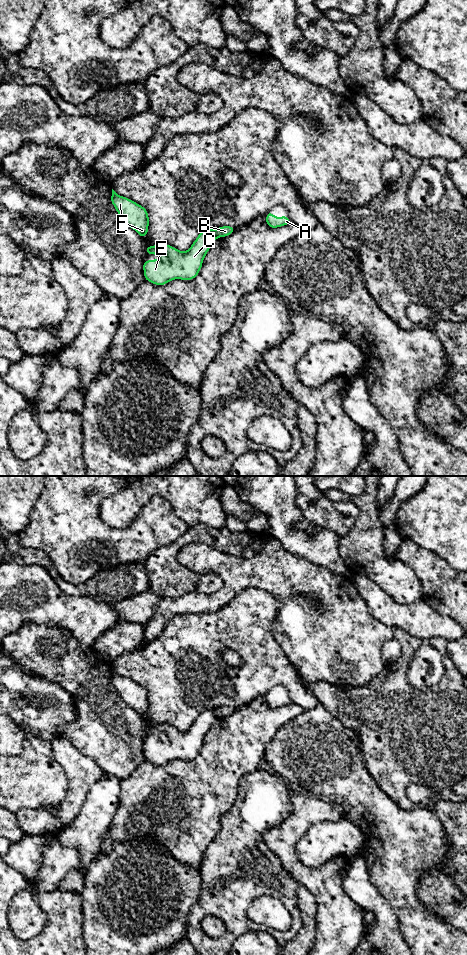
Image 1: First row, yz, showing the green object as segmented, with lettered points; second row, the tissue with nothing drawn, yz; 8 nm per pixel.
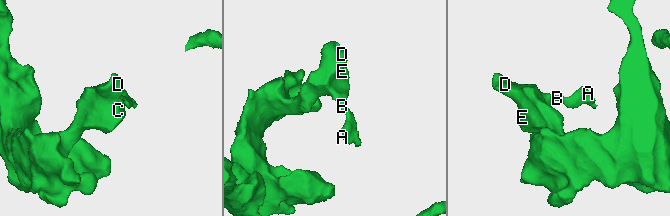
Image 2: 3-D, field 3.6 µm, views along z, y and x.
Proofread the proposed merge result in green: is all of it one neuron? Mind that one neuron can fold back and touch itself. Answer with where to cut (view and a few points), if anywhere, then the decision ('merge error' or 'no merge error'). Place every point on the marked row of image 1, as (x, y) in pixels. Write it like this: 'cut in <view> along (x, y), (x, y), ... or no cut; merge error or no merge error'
cut in yz along (213, 230), (215, 237); merge error

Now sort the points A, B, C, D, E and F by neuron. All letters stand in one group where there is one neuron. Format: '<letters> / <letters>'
A B / C D E F

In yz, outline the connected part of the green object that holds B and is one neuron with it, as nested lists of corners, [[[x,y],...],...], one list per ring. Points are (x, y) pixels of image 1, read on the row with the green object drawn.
[[[222,226],[214,230],[215,238],[231,235],[235,231],[235,227]]]

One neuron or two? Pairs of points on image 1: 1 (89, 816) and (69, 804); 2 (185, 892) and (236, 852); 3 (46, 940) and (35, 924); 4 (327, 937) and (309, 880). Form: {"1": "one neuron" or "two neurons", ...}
{"1": "two neurons", "2": "two neurons", "3": "two neurons", "4": "one neuron"}

